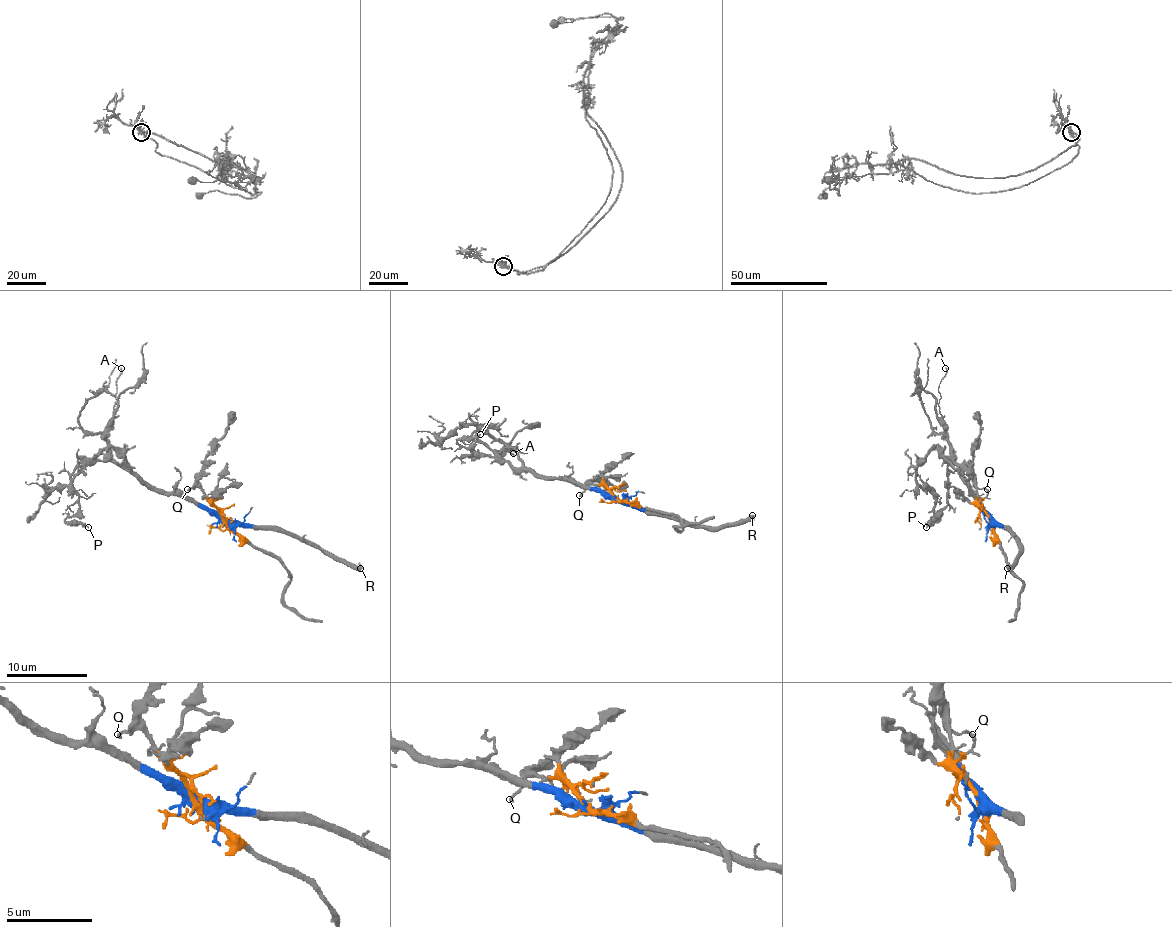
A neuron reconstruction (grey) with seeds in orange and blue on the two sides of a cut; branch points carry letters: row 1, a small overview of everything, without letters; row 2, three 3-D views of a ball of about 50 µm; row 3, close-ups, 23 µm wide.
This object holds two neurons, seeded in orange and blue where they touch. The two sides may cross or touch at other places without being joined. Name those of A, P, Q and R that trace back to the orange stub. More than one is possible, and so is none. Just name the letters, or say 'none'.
Q

